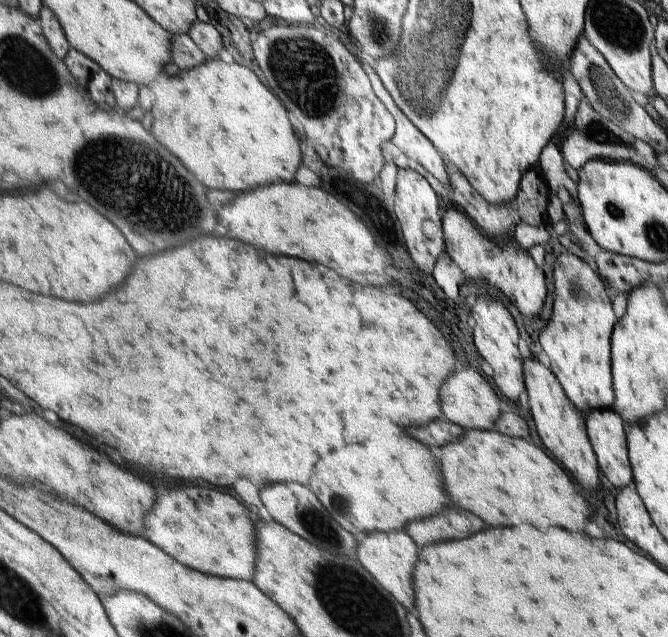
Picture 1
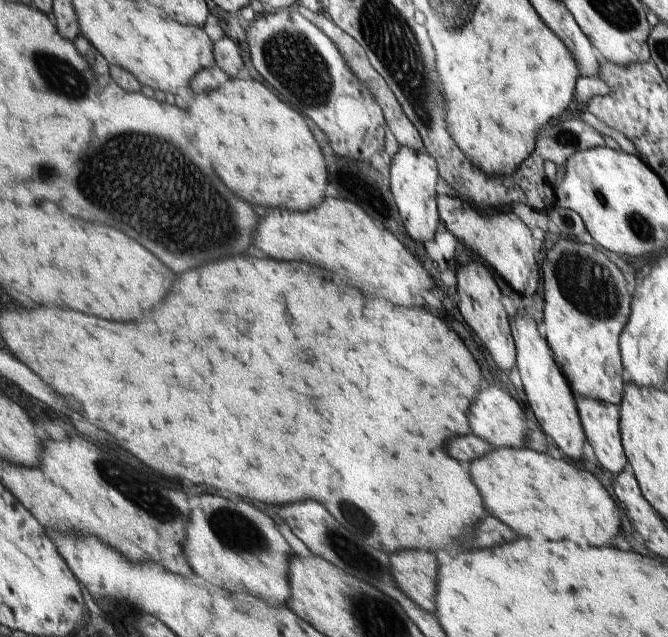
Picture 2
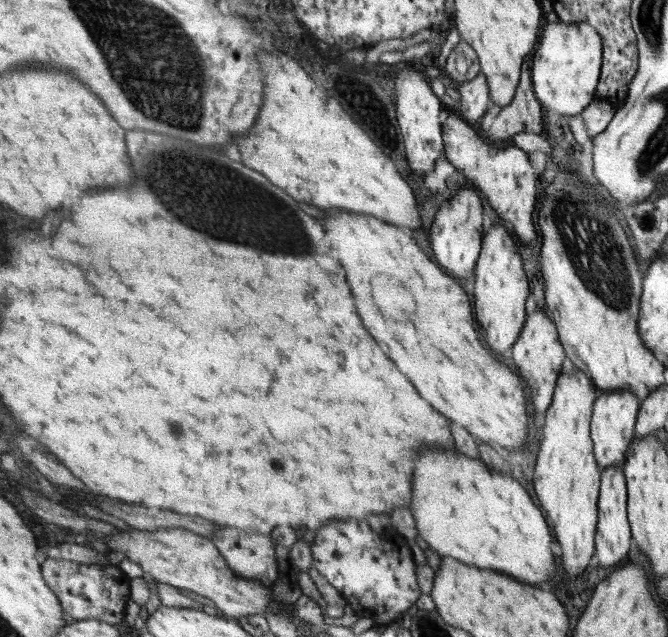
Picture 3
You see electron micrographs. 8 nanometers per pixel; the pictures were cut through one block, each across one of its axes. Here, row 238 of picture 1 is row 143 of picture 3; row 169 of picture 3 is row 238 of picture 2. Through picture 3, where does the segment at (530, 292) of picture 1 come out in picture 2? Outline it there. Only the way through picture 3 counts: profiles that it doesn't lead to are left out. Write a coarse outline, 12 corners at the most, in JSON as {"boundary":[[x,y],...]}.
{"boundary":[[438,196],[442,222],[519,295],[540,270],[529,225]]}

